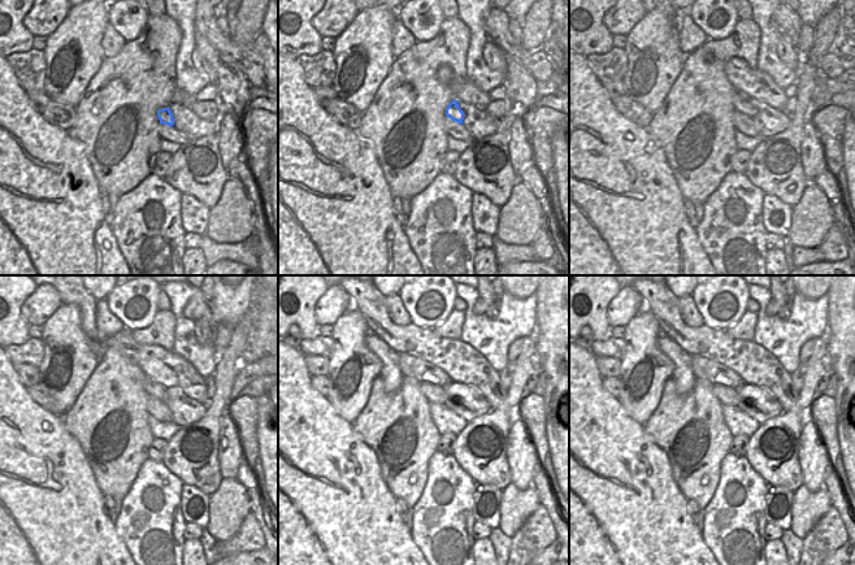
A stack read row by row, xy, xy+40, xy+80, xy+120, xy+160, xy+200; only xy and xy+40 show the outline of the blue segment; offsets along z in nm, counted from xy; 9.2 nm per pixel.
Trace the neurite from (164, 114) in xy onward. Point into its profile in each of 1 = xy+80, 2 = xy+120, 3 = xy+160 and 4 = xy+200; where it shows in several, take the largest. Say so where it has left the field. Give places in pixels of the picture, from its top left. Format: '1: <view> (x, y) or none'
1: xy+80 (741, 103)
2: xy+120 (153, 390)
3: xy+160 (424, 372)
4: xy+200 (703, 368)

